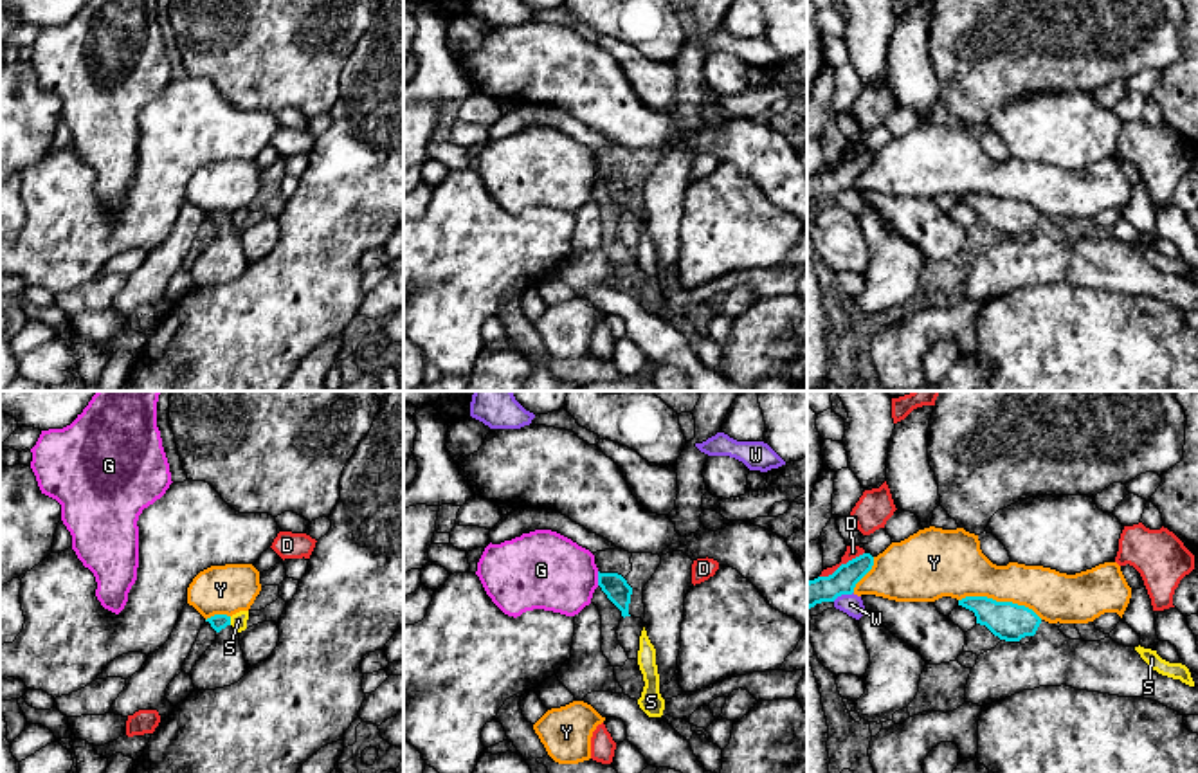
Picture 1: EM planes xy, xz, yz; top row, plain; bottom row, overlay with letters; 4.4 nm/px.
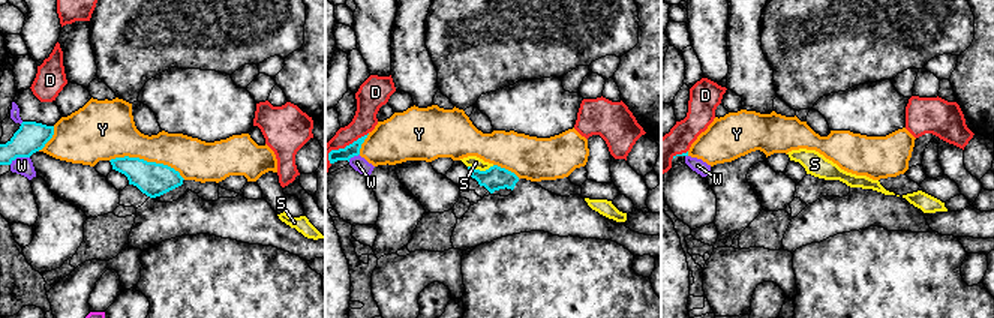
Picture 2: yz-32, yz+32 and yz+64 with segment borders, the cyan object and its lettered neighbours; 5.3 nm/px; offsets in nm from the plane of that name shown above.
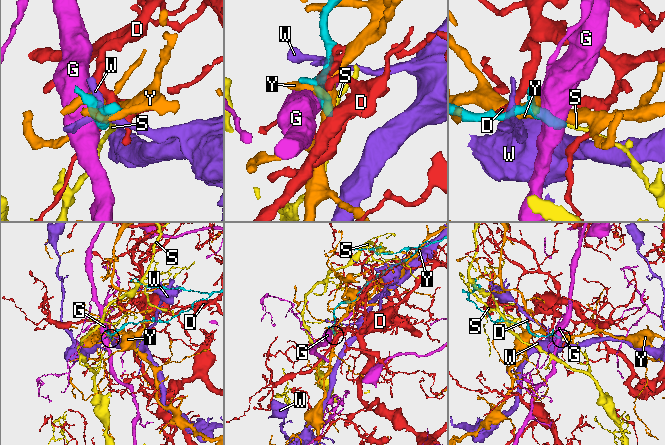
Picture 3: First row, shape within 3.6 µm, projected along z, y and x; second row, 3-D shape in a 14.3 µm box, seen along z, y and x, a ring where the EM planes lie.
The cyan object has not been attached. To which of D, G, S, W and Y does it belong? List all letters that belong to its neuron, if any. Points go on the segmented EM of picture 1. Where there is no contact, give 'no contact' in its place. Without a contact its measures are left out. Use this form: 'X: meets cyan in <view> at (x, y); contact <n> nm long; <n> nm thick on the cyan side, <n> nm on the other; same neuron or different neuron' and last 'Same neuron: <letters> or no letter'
D: meets cyan in yz at (842, 564); contact 240 nm long; 120 nm thick on the cyan side, 60 nm on the other; different neuron
G: meets cyan in xz at (598, 579); contact 60 nm long; 110 nm thick on the cyan side, 360 nm on the other; different neuron
S: meets cyan in xy at (229, 620); contact 40 nm long; 70 nm thick on the cyan side, 70 nm on the other; different neuron
W: meets cyan in yz at (842, 593); contact 100 nm long; 120 nm thick on the cyan side, 90 nm on the other; different neuron
Y: meets cyan in yz at (1000, 602); contact 380 nm long; 170 nm thick on the cyan side, 260 nm on the other; different neuron
Same neuron: no letter

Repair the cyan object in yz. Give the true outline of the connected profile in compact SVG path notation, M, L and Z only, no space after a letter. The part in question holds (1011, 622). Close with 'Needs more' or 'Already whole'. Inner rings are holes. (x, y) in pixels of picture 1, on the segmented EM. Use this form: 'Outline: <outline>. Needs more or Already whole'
Outline: M966 596L958 605L976 616L976 623L985 625L1002 641L978 656L966 685L966 703L978 706L1011 697L1023 690L1039 687L1072 687L1110 694L1119 697L1144 697L1157 701L1180 715L1198 715L1198 687L1189 687L1153 670L1135 650L1112 638L1101 641L1085 641L1066 638L1059 627L1041 620L1032 609L1012 602L996 602L987 596Z. Needs more

